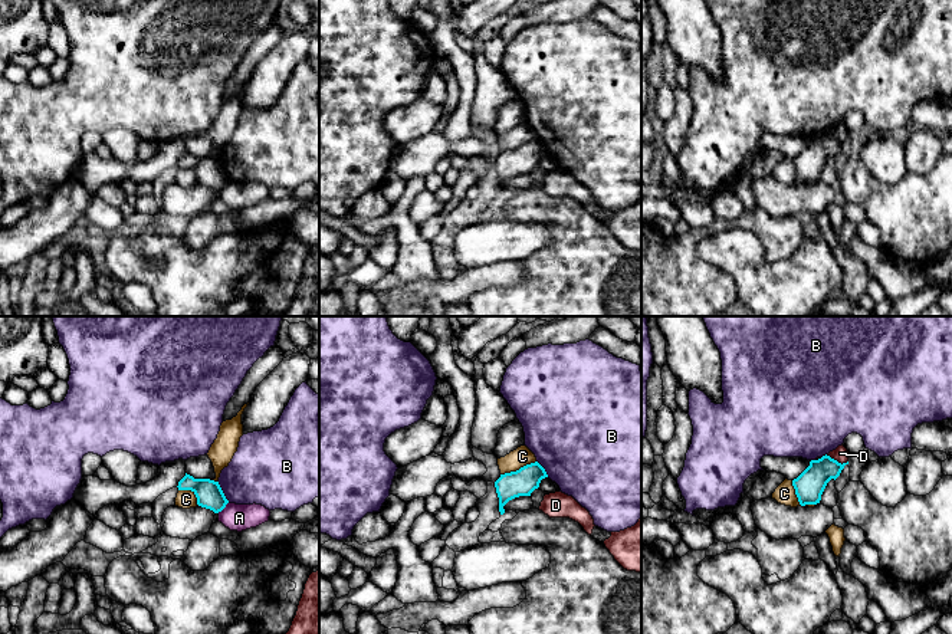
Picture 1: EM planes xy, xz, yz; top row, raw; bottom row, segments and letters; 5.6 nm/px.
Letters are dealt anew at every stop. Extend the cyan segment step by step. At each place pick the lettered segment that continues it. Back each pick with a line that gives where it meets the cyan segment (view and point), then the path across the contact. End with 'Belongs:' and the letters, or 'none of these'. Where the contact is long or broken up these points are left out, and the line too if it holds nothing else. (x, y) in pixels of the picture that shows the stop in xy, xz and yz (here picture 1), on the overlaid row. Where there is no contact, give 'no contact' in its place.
Belongs: none of these

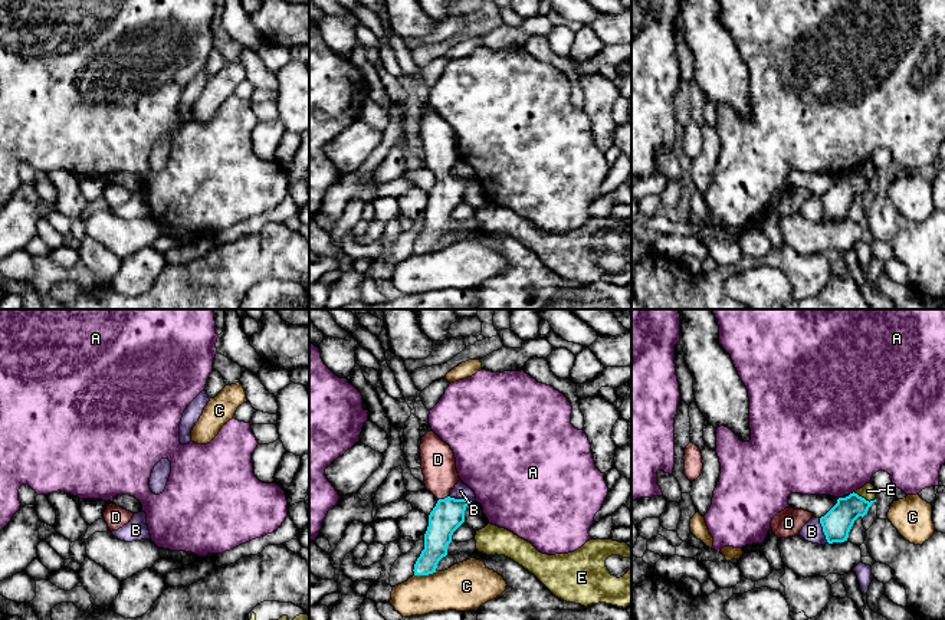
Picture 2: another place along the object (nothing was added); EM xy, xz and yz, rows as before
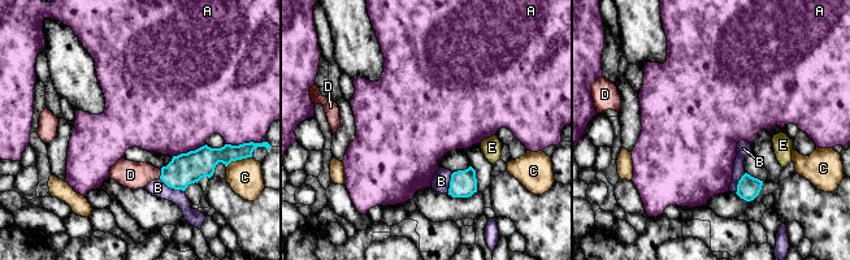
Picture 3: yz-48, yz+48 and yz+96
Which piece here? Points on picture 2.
D: xz (445, 498) | across xz (448, 515), (445, 498), (440, 489), (437, 459)
Belongs: D

